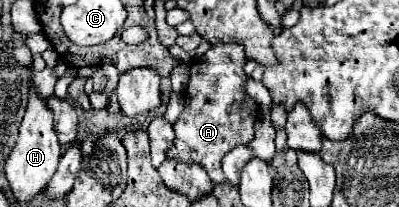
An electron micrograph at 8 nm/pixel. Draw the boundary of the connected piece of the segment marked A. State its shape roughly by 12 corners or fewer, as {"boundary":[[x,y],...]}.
{"boundary":[[242,45],[190,65],[168,157],[226,183],[222,157],[254,137]]}

